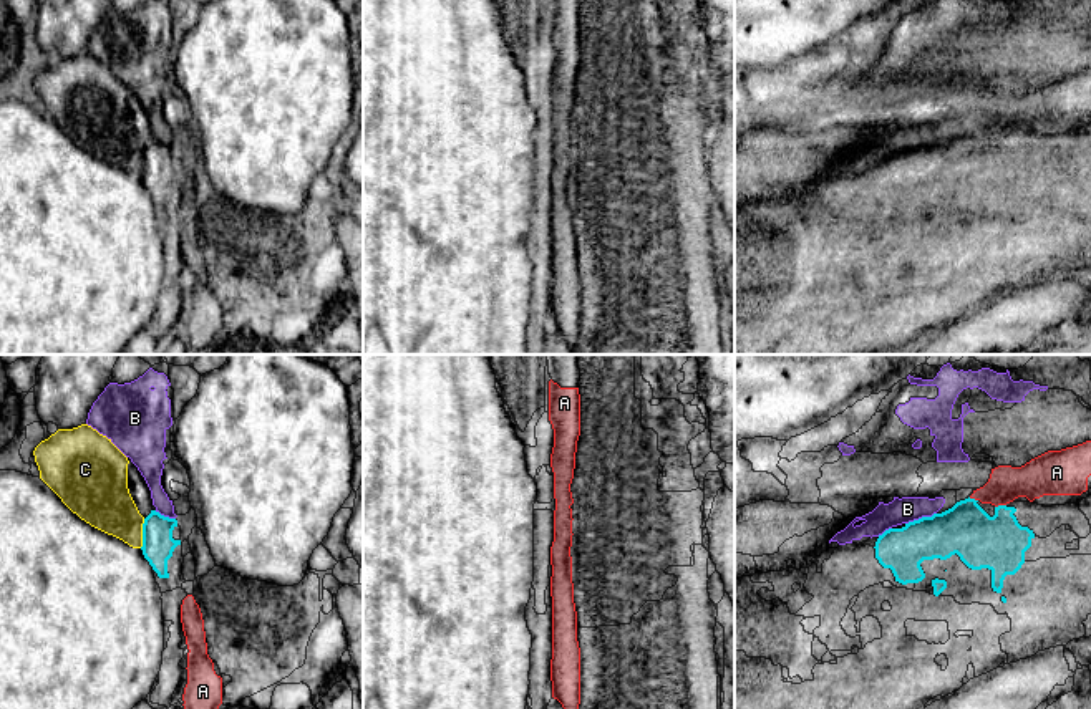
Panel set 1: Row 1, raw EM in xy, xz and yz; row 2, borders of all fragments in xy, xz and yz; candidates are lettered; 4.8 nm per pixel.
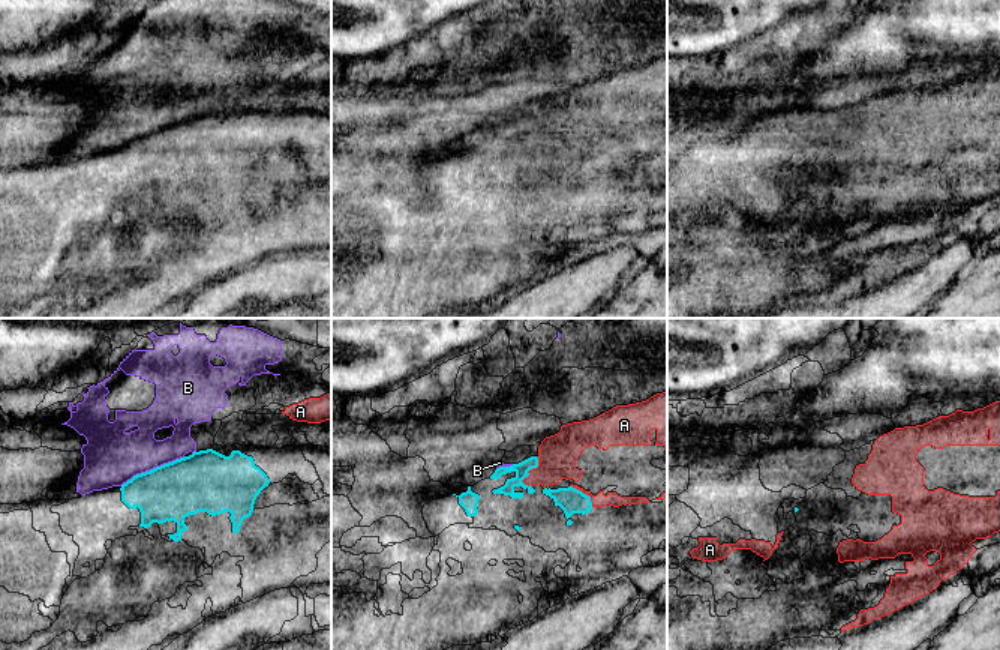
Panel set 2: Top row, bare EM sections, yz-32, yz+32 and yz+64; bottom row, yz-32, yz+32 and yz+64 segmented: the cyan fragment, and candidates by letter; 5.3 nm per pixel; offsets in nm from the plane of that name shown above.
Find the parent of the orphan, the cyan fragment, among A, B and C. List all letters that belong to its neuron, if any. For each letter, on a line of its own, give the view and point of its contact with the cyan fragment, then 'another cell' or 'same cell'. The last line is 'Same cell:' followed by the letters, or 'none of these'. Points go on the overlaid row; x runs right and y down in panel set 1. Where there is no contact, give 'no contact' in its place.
A: contact yz (1000, 506); another cell
B: contact yz (922, 517); another cell
C: contact xy (143, 534); another cell
Same cell: none of these

